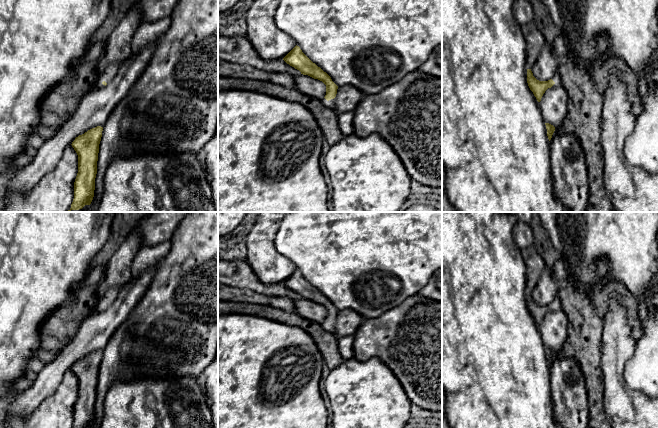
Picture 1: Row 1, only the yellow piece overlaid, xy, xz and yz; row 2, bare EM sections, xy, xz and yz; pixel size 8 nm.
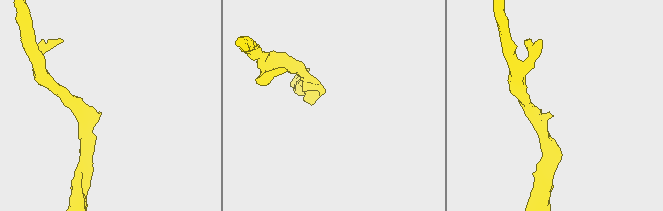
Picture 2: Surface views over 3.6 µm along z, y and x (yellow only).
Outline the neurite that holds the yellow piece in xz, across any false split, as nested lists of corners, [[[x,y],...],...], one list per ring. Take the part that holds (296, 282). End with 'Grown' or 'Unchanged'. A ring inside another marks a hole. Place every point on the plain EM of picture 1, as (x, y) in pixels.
[[[295,270],[283,284],[299,294],[301,298],[308,299],[314,303],[322,305],[326,309],[326,319],[321,326],[324,330],[335,334],[335,321],[337,318],[338,310],[332,305],[331,301],[324,296],[320,291],[313,287],[300,273]]]. Grown

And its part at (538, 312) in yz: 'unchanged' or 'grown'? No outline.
grown

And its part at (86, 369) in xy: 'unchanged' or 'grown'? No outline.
unchanged

